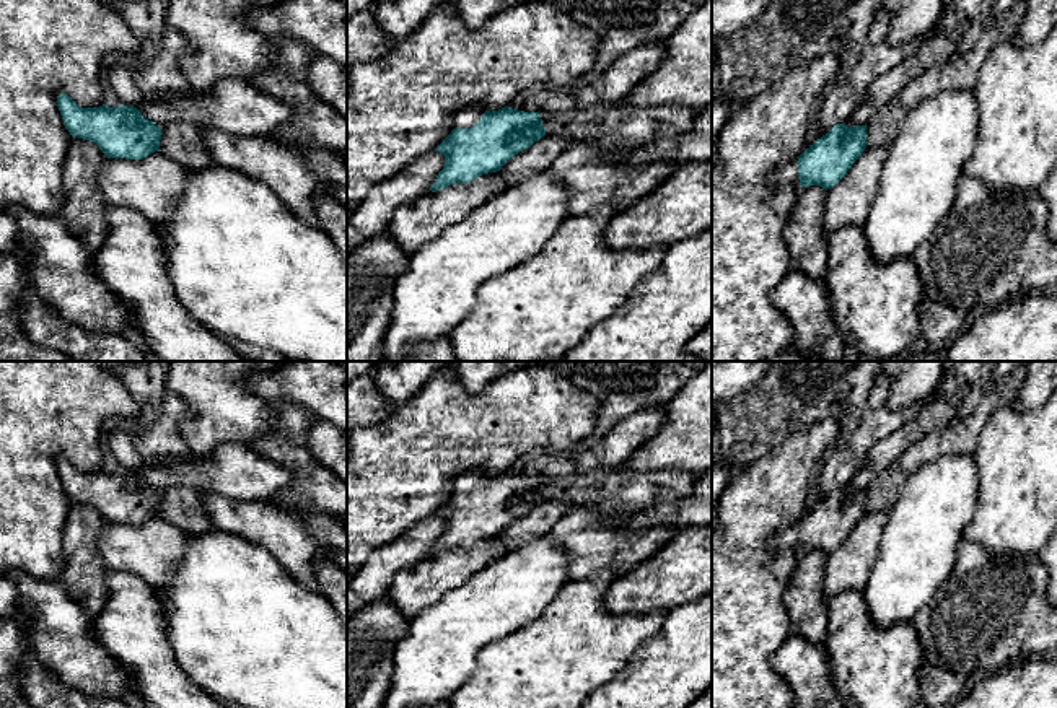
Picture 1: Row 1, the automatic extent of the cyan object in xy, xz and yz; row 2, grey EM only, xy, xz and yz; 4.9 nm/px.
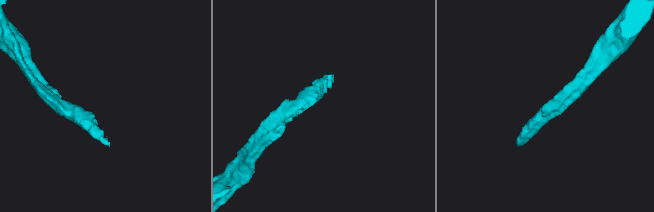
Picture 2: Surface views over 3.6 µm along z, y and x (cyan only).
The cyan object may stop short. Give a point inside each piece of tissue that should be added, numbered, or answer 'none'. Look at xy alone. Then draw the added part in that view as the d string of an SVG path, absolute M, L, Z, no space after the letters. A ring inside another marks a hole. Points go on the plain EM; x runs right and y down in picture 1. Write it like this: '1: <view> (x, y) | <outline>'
none

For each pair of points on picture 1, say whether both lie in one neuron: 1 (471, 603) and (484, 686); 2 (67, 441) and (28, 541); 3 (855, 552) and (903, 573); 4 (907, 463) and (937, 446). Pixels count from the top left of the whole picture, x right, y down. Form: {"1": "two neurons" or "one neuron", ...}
{"1": "two neurons", "2": "one neuron", "3": "two neurons", "4": "one neuron"}

